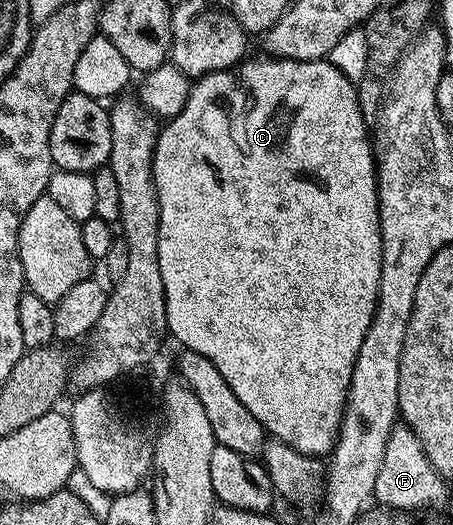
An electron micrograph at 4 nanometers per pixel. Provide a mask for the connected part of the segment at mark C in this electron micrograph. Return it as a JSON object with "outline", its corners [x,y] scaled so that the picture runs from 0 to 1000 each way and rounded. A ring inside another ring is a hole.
{"outline":[[[550,107],[550,109],[543,109],[543,110],[541,110],[541,112],[539,112],[539,114],[534,114],[534,116],[530,116],[530,118],[525,118],[525,120],[523,120],[523,124],[521,124],[521,126],[512,126],[512,128],[510,128],[510,131],[508,131],[508,133],[486,133],[486,135],[483,135],[483,137],[475,137],[475,139],[472,139],[472,141],[450,141],[450,143],[448,143],[448,145],[446,145],[446,149],[439,149],[439,150],[433,150],[433,154],[428,154],[428,156],[426,156],[426,158],[424,158],[424,162],[419,162],[419,168],[417,168],[417,181],[415,181],[415,183],[413,183],[413,198],[404,198],[404,206],[402,206],[402,208],[400,208],[400,211],[397,211],[397,213],[393,213],[393,215],[391,215],[391,219],[389,219],[389,221],[386,221],[386,223],[382,223],[382,225],[377,225],[377,227],[371,227],[371,230],[366,230],[366,232],[364,232],[364,234],[362,234],[362,238],[358,238],[358,240],[355,240],[355,242],[353,242],[353,248],[351,248],[351,253],[349,253],[349,257],[347,257],[347,272],[344,272],[344,274],[342,274],[342,282],[340,282],[340,284],[338,284],[338,349],[340,349],[340,350],[342,350],[342,358],[344,358],[344,360],[347,360],[347,387],[349,387],[349,389],[351,389],[351,526],[360,526],[360,556],[362,556],[362,558],[364,558],[364,585],[366,585],[366,587],[369,587],[369,629],[371,629],[371,634],[373,634],[373,636],[375,636],[375,638],[380,638],[380,642],[382,642],[382,636],[384,636],[384,640],[386,640],[386,642],[391,642],[391,644],[393,644],[393,648],[395,648],[395,650],[400,650],[400,651],[402,651],[402,653],[400,653],[400,655],[397,655],[397,657],[400,657],[400,659],[402,659],[402,661],[406,661],[406,665],[411,665],[411,667],[428,667],[428,669],[430,669],[430,670],[439,670],[439,672],[442,672],[442,674],[446,674],[446,676],[448,676],[448,678],[457,678],[457,686],[466,686],[466,693],[475,693],[475,701],[483,701],[483,709],[486,709],[486,712],[490,712],[490,714],[492,714],[492,724],[501,724],[501,731],[510,731],[510,747],[519,747],[519,754],[528,754],[528,764],[530,764],[530,766],[534,766],[534,768],[536,768],[536,771],[539,771],[539,773],[543,773],[543,775],[545,775],[545,785],[554,785],[554,792],[563,792],[563,800],[572,800],[572,808],[574,808],[574,810],[576,810],[576,813],[578,813],[578,815],[583,815],[583,817],[585,817],[585,823],[587,823],[587,829],[594,829],[594,830],[600,830],[600,832],[603,832],[603,834],[605,834],[605,836],[609,836],[609,840],[614,840],[614,842],[623,842],[623,844],[625,844],[625,846],[634,846],[634,848],[636,848],[636,850],[640,850],[640,851],[642,851],[642,853],[651,853],[651,855],[653,855],[653,857],[656,857],[656,859],[660,859],[660,863],[664,863],[664,865],[678,865],[678,867],[684,867],[684,869],[702,869],[702,867],[700,867],[700,865],[711,865],[711,869],[717,869],[717,867],[724,867],[724,865],[726,865],[726,863],[728,863],[728,859],[733,859],[733,855],[735,855],[735,850],[737,850],[737,846],[740,846],[740,844],[742,844],[742,842],[744,842],[744,821],[746,821],[746,819],[751,819],[751,815],[753,815],[753,792],[755,792],[755,789],[759,789],[759,785],[762,785],[762,758],[764,758],[764,754],[768,754],[768,752],[770,752],[770,733],[773,733],[773,731],[775,731],[775,716],[777,716],[777,714],[779,714],[779,695],[781,695],[781,693],[784,693],[784,686],[786,686],[786,684],[788,684],[788,680],[790,680],[790,678],[792,678],[792,663],[795,663],[795,661],[797,661],[797,657],[799,657],[799,655],[801,655],[801,640],[810,640],[810,625],[812,625],[812,623],[815,623],[815,619],[817,619],[817,617],[821,617],[821,615],[823,615],[823,596],[826,596],[826,594],[828,594],[828,592],[830,592],[830,590],[832,590],[832,558],[834,558],[834,556],[837,556],[837,533],[839,533],[839,531],[841,531],[841,497],[843,497],[843,495],[845,495],[845,472],[843,472],[843,470],[841,470],[841,413],[839,413],[839,411],[837,411],[837,404],[834,404],[834,402],[832,402],[832,312],[830,312],[830,307],[828,307],[828,278],[826,278],[826,272],[823,272],[823,270],[821,270],[821,269],[819,269],[819,248],[817,248],[817,242],[815,242],[815,240],[812,240],[812,238],[810,238],[810,234],[808,234],[808,230],[806,230],[806,223],[804,223],[804,221],[801,221],[801,213],[799,213],[799,211],[797,211],[797,208],[795,208],[795,206],[792,206],[792,190],[790,190],[790,189],[788,189],[788,173],[790,173],[790,166],[788,166],[788,164],[786,164],[786,162],[784,162],[784,158],[779,158],[779,154],[775,154],[775,150],[773,150],[773,149],[768,149],[768,147],[766,147],[766,145],[757,145],[757,137],[748,137],[748,130],[740,130],[740,128],[737,128],[737,126],[735,126],[735,122],[733,122],[733,118],[728,118],[728,116],[724,116],[724,114],[711,114],[711,116],[706,116],[706,118],[653,118],[653,116],[651,116],[651,114],[642,114],[642,112],[640,112],[640,110],[607,110],[607,109],[600,109],[600,107],[574,107],[574,109],[576,109],[576,110],[556,110],[556,107]]]}

